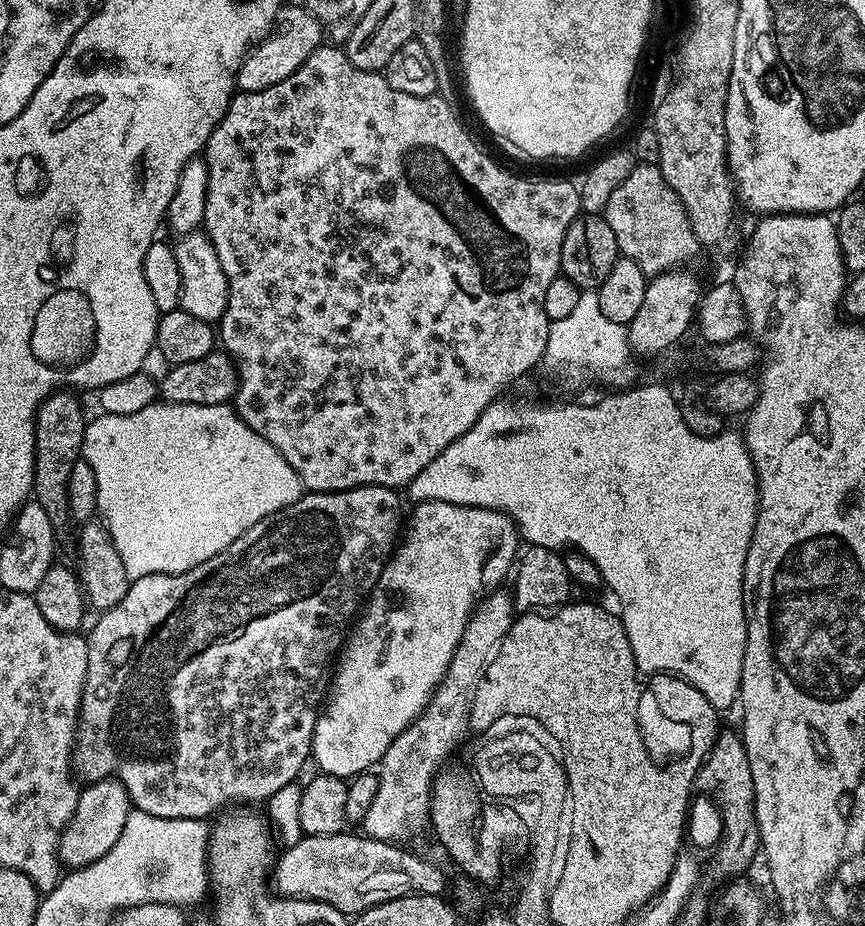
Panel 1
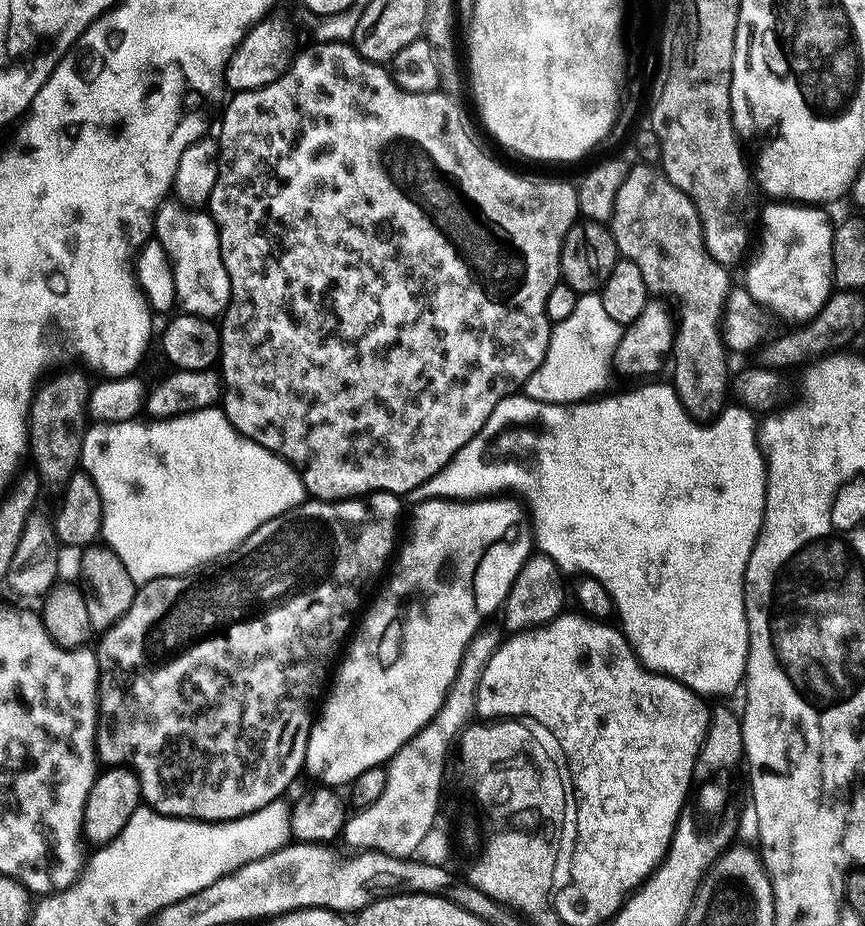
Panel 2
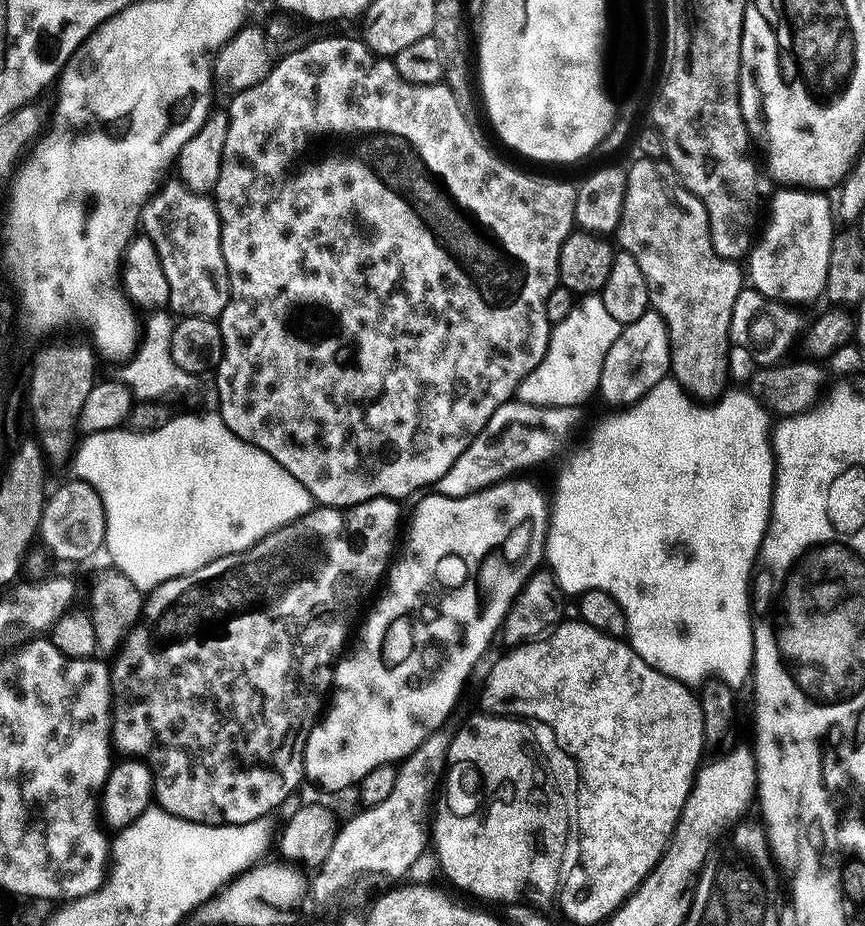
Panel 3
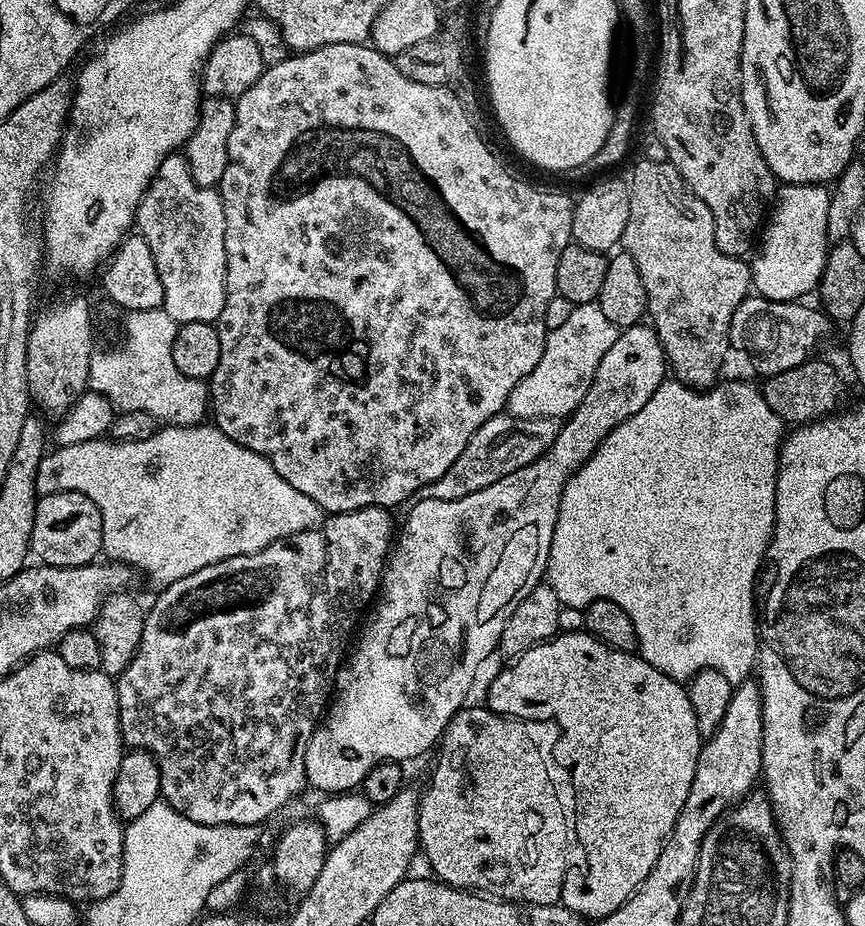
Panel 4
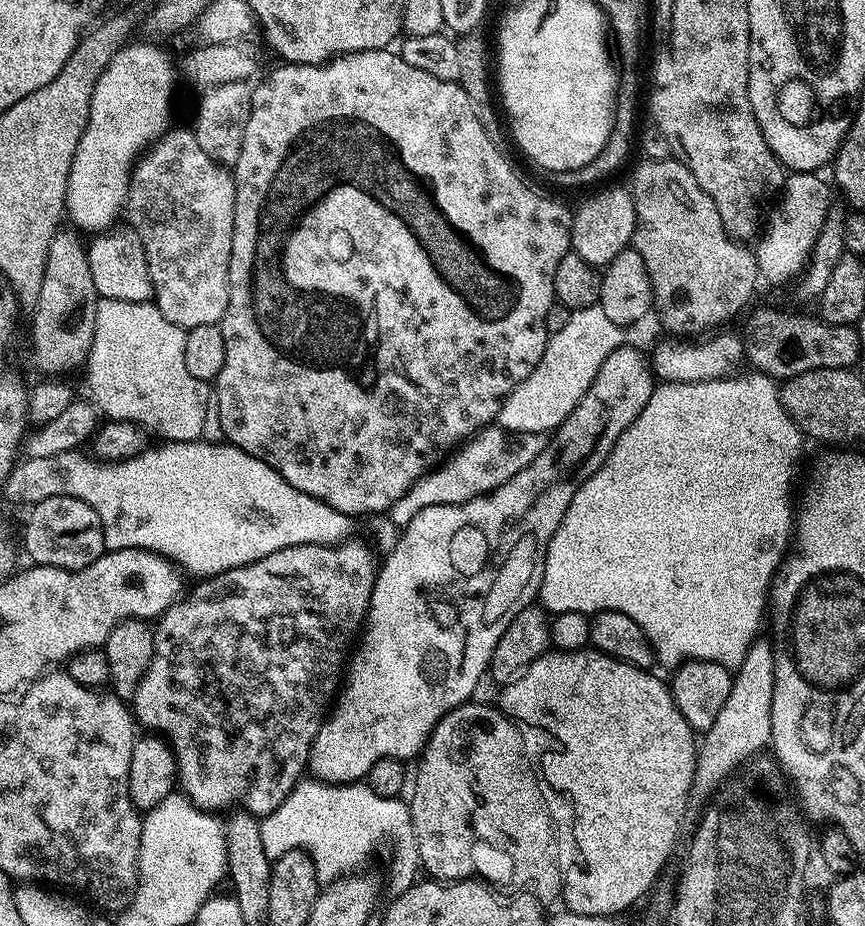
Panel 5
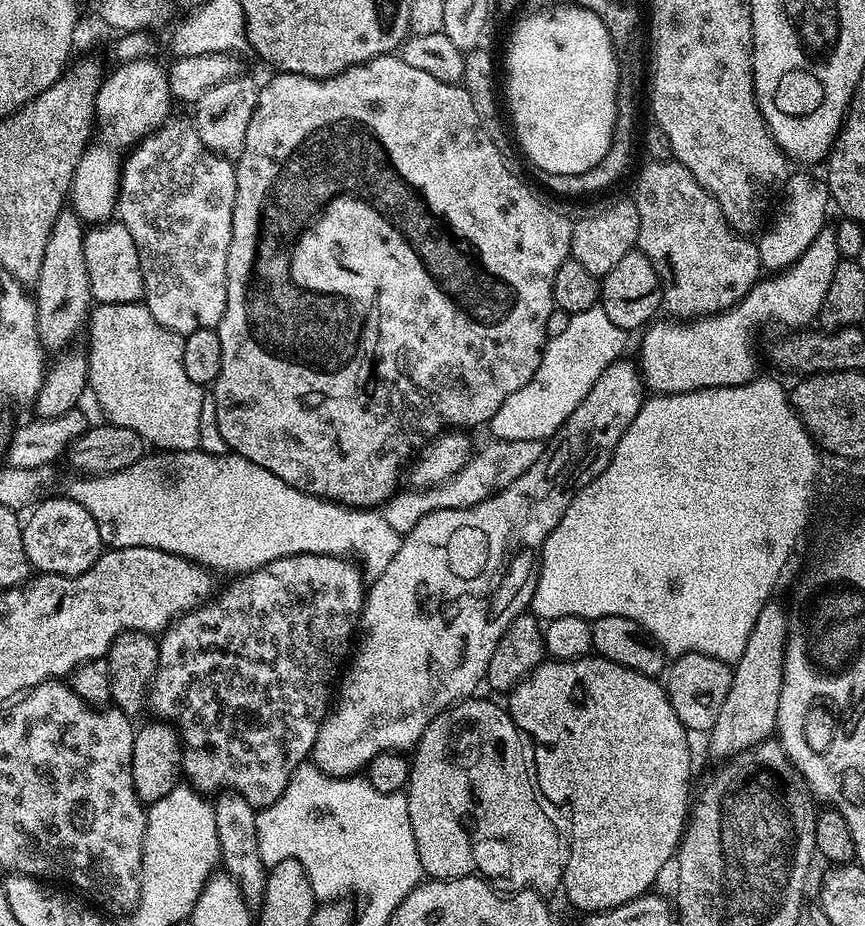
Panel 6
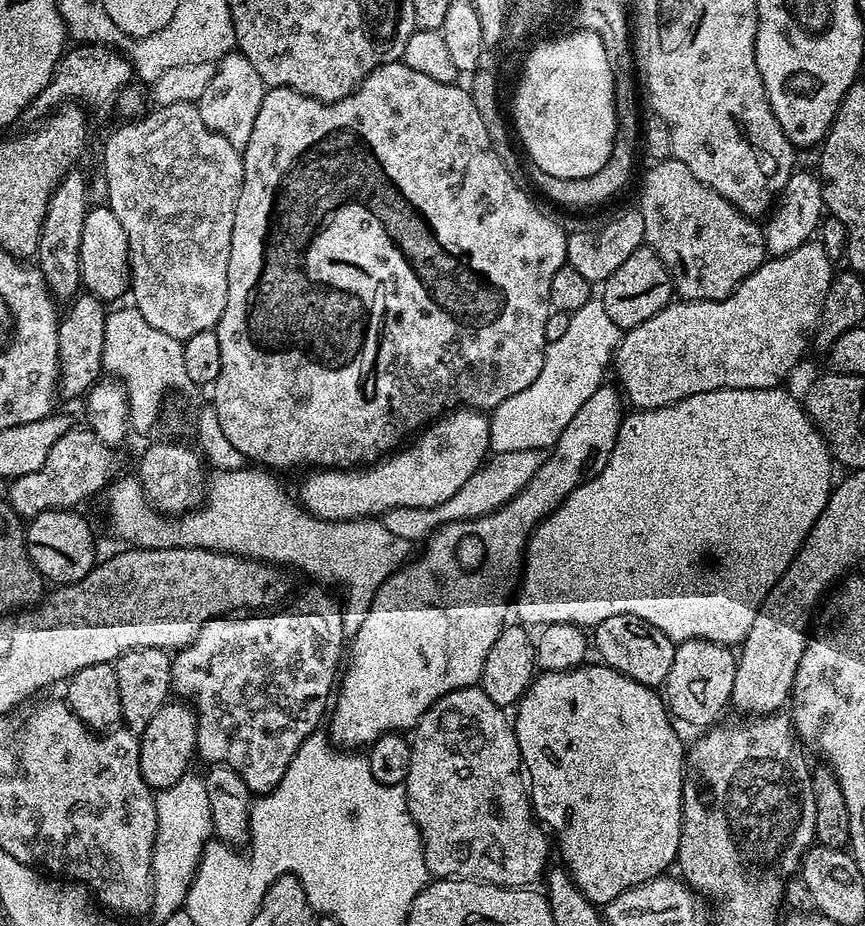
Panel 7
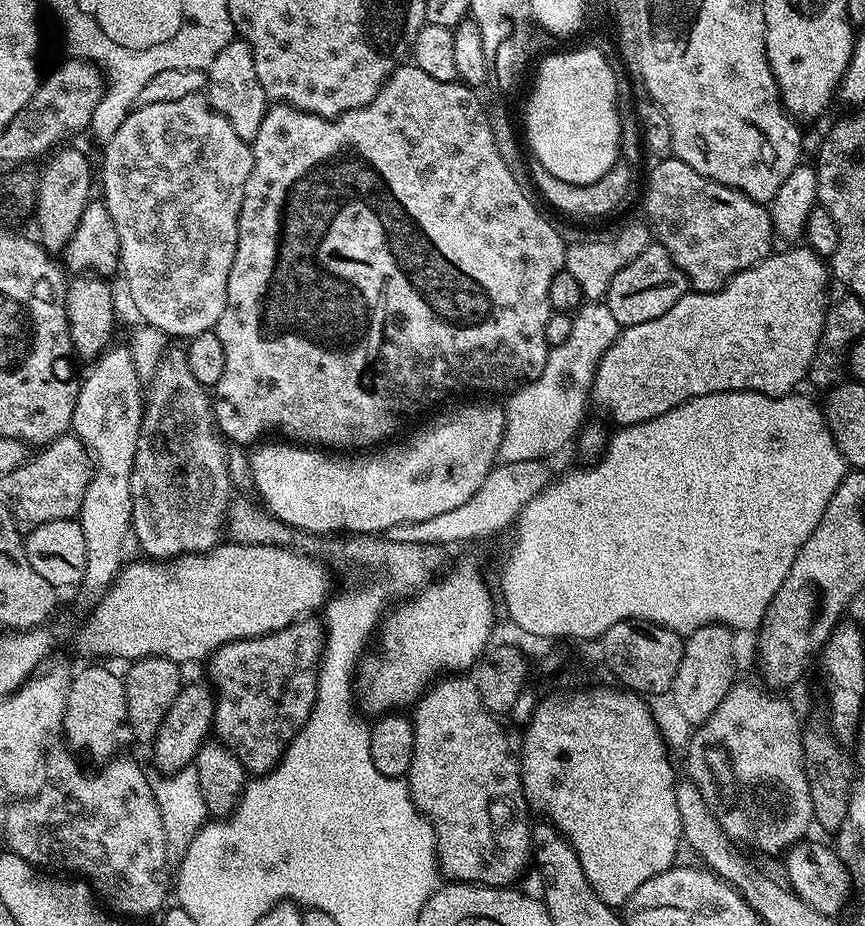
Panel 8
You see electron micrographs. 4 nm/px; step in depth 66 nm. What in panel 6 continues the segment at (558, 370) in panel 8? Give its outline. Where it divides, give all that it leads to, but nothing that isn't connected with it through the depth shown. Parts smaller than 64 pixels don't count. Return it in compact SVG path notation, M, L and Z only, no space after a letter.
M602 307L573 312L566 322L566 331L551 337L544 345L542 362L538 370L534 370L534 378L522 386L522 390L514 390L490 421L491 434L497 440L536 439L547 441L574 410L590 394L590 386L602 378L602 370L625 355L624 347L628 340L625 329L614 326L610 318L606 318L606 310Z

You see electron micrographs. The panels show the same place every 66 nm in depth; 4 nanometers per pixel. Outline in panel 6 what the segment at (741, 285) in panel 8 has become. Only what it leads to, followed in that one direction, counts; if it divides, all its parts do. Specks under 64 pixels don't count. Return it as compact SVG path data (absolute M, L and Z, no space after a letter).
M825 226L806 246L806 254L798 258L783 272L769 275L756 281L756 285L738 301L735 308L727 308L725 312L717 312L715 316L701 316L695 320L681 322L676 318L657 319L647 325L643 333L644 341L640 344L640 360L638 367L644 381L644 387L649 393L676 393L698 391L703 388L735 387L744 384L757 375L756 356L752 353L752 335L759 324L785 324L788 330L800 330L803 324L808 324L817 319L822 306L822 298L826 298L826 289L829 288L834 278L834 270L841 262L838 250L836 229Z

